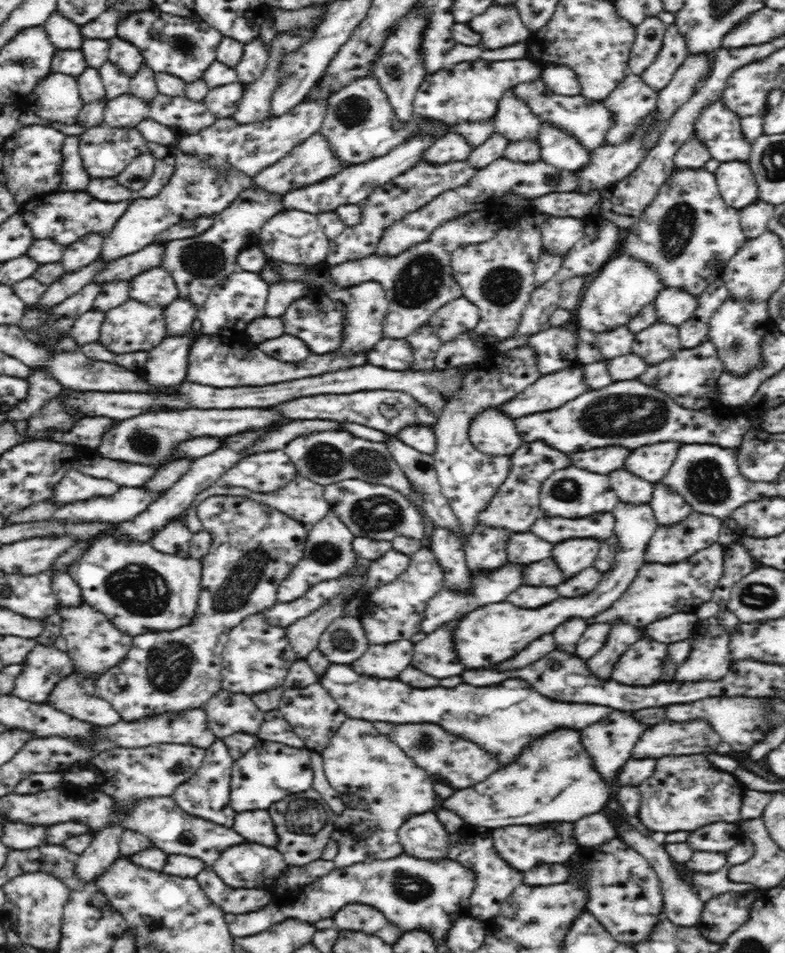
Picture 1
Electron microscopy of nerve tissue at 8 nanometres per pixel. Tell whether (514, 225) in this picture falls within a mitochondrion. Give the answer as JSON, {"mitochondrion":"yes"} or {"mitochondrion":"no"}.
{"mitochondrion":"no"}

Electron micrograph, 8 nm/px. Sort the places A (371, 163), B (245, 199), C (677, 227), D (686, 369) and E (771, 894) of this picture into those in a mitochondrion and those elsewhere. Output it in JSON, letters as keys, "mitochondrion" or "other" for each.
{"A":"other","B":"other","C":"mitochondrion","D":"other","E":"other"}

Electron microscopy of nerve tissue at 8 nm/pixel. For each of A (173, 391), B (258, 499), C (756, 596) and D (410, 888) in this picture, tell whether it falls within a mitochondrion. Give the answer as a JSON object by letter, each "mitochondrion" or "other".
{"A":"other","B":"other","C":"mitochondrion","D":"mitochondrion"}

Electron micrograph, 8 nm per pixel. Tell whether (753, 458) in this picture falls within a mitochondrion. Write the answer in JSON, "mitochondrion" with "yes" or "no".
{"mitochondrion":"yes"}

